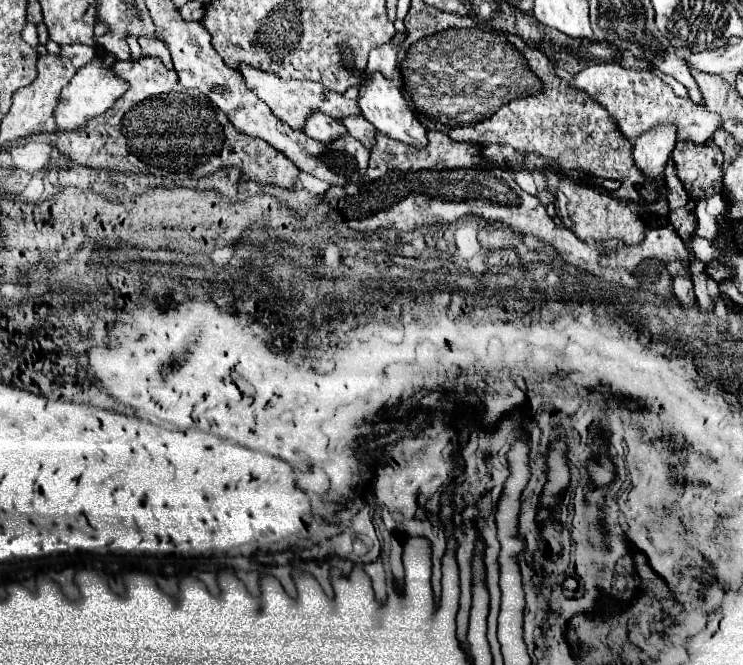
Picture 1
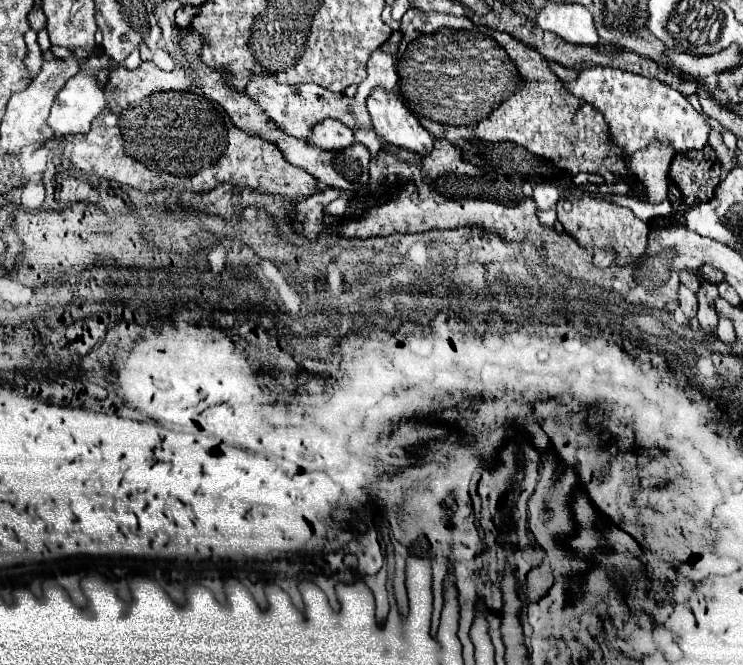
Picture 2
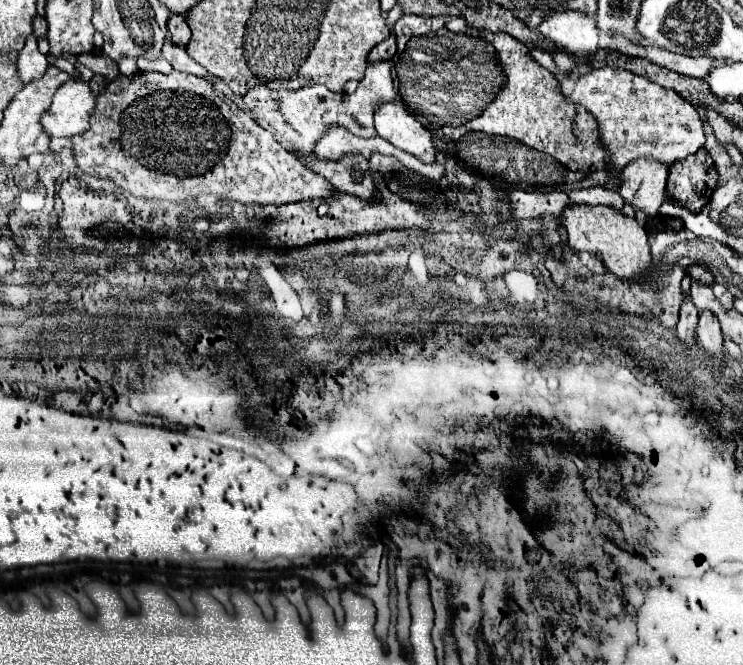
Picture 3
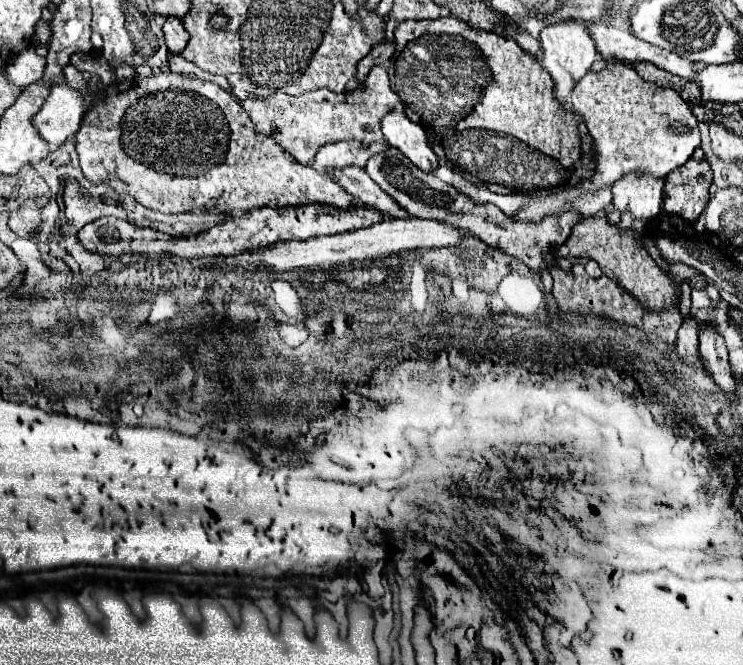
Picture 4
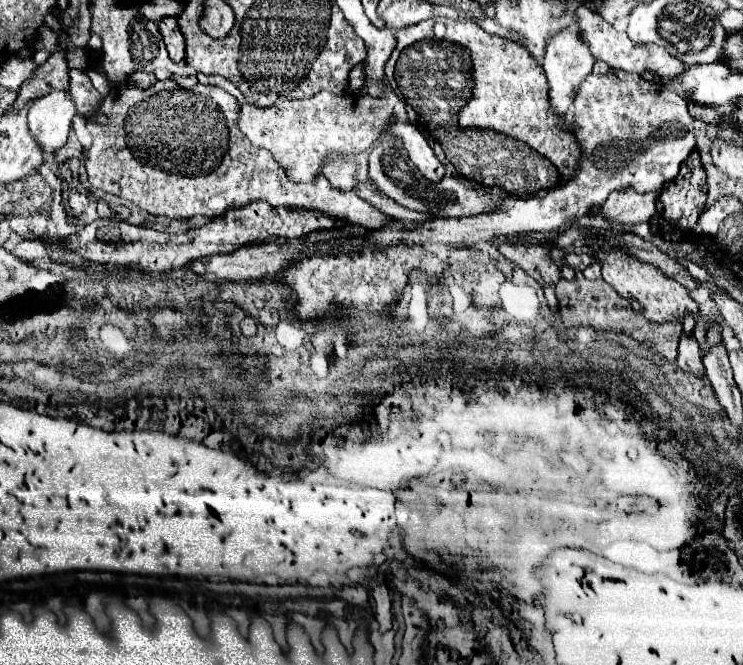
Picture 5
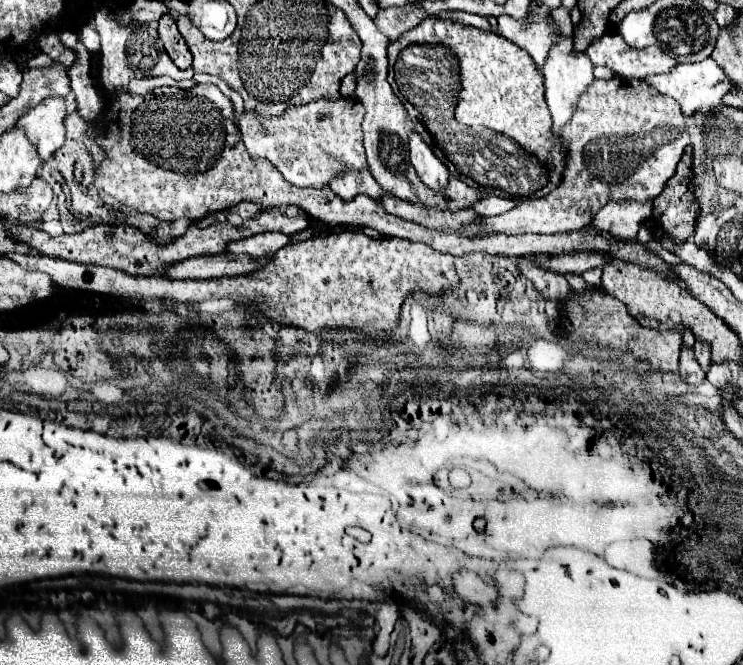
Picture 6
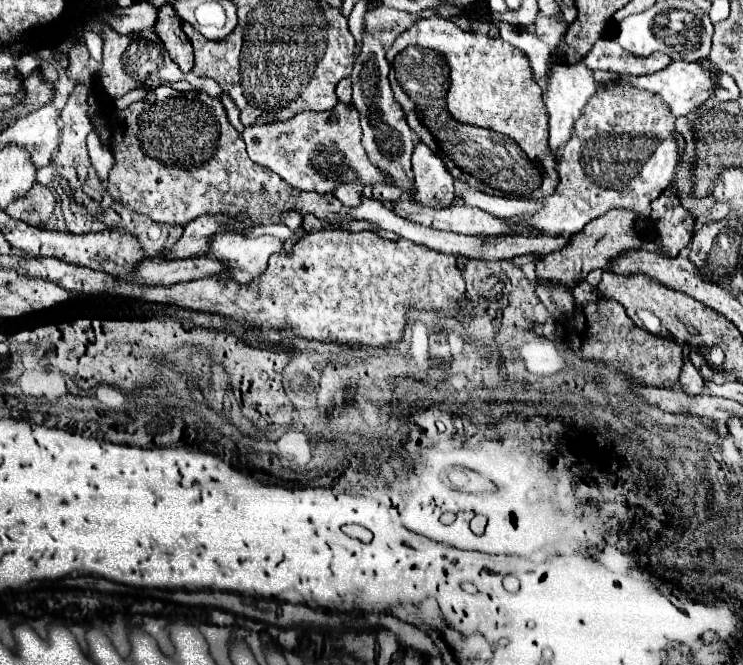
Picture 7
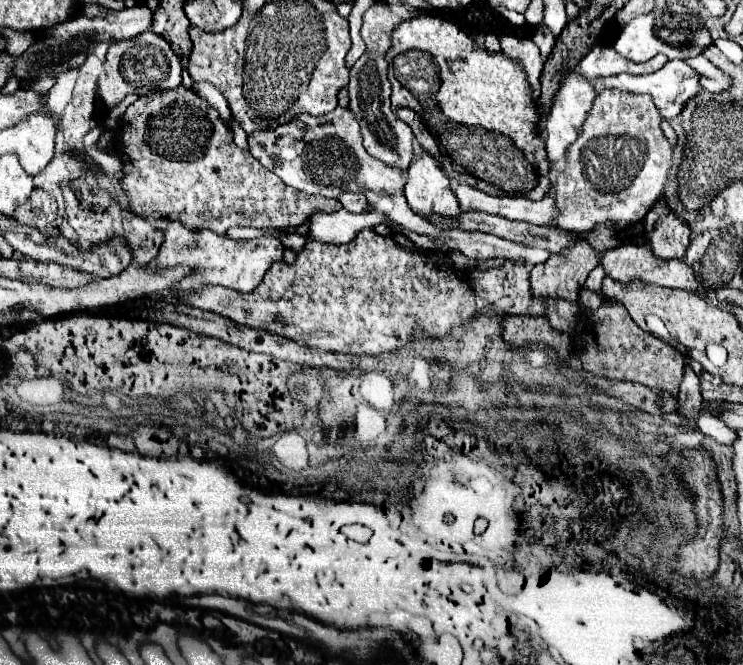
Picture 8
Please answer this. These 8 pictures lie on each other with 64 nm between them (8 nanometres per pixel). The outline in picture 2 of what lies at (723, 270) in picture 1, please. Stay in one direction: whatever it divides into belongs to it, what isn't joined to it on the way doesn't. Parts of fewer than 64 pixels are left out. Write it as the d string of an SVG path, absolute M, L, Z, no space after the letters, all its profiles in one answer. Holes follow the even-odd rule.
M702 266L702 268L698 268L696 270L696 276L698 276L698 280L712 280L714 284L720 284L722 282L722 272L718 272L716 268L712 268L712 266Z

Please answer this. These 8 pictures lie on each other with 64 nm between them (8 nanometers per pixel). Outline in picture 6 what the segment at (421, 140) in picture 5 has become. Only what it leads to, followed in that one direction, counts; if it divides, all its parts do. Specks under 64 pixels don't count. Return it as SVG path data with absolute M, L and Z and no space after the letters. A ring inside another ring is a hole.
M414 130L410 132L410 162L426 188L444 190L448 186L448 168L436 158L436 154L424 144L424 140Z

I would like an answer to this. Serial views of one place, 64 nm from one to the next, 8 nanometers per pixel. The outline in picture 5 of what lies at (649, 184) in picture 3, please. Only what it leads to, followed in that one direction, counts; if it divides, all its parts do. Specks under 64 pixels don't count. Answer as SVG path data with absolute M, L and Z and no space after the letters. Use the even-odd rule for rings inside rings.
M632 188L616 190L600 206L600 216L610 224L636 226L648 222L656 214L656 198L660 192L638 194Z

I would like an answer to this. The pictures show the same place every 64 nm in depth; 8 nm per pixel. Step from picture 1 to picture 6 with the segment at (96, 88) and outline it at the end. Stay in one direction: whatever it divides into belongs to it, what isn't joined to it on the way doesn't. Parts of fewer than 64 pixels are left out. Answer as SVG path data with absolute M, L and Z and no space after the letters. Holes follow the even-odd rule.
M48 98L16 122L16 128L24 130L28 140L36 144L42 162L52 158L52 154L64 144L64 118L64 98Z

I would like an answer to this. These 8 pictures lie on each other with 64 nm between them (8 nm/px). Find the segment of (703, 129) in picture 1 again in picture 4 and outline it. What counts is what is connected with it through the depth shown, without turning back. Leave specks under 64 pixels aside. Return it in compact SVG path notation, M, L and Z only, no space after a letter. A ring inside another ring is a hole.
M608 64L602 72L588 72L572 92L572 110L582 116L582 122L592 136L592 162L596 172L590 178L582 178L574 188L534 200L530 206L510 216L512 222L534 224L542 222L546 216L558 216L564 210L564 204L574 202L580 194L598 194L632 172L664 180L668 172L680 168L680 164L684 164L700 146L698 120L682 96L674 88L662 88L642 80L636 70L622 64Z

